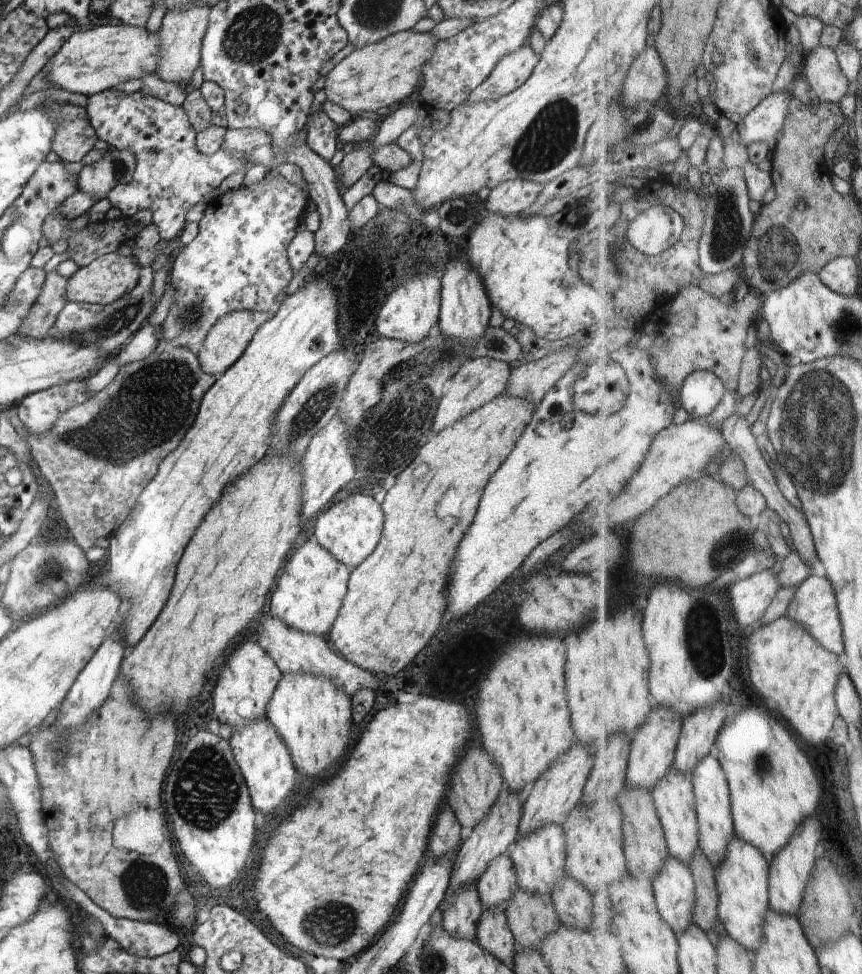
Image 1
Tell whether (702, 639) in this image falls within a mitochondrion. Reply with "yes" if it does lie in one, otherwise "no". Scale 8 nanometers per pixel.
yes

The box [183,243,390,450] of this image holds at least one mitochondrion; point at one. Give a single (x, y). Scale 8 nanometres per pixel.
(316, 407)

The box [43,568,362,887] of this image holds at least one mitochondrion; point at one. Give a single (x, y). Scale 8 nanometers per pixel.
(203, 792)

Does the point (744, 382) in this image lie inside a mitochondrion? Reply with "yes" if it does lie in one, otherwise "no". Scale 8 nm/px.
no

